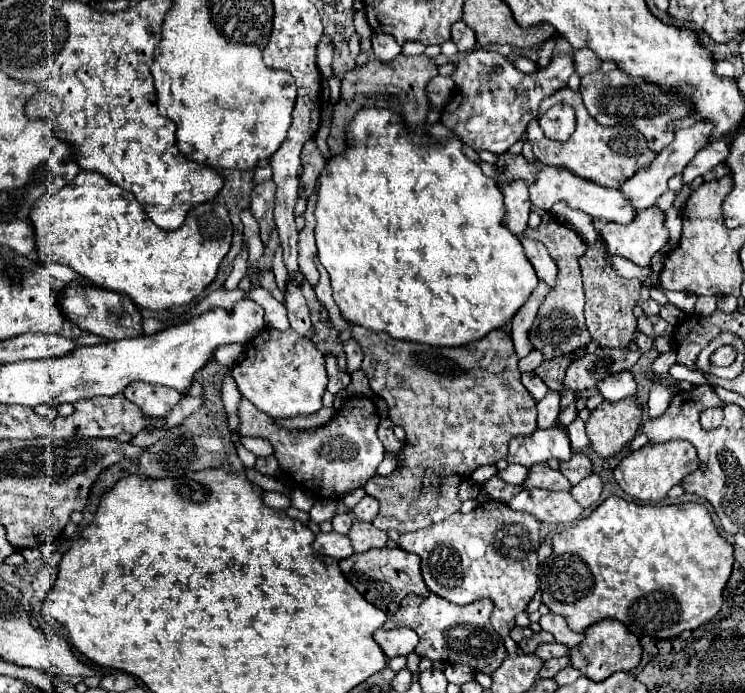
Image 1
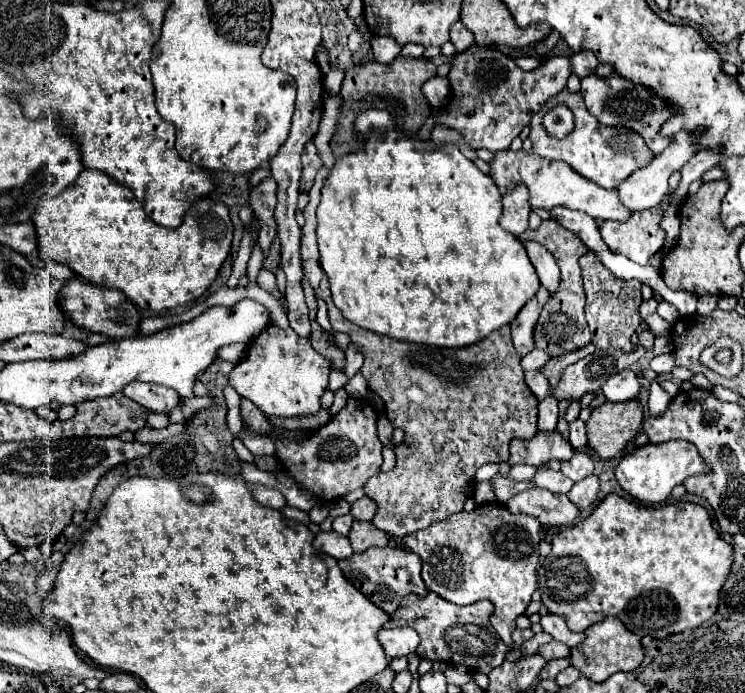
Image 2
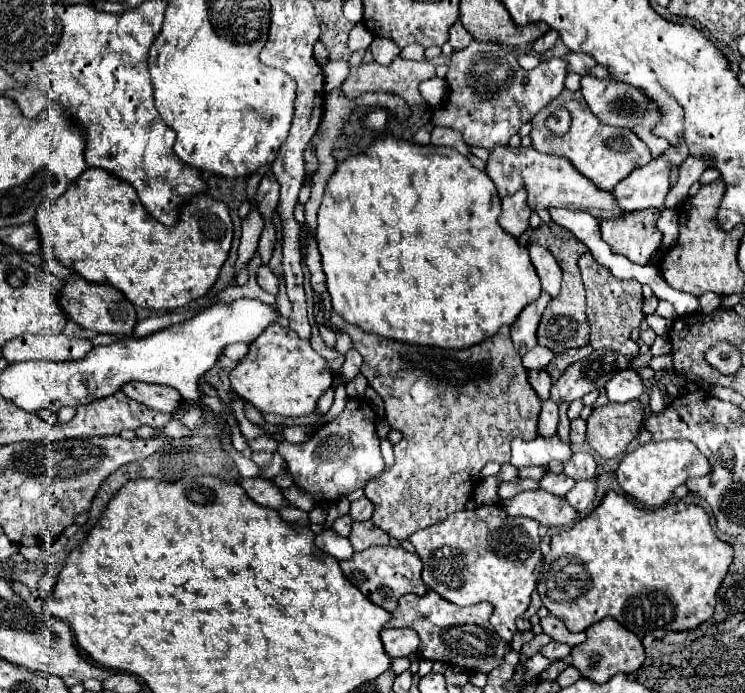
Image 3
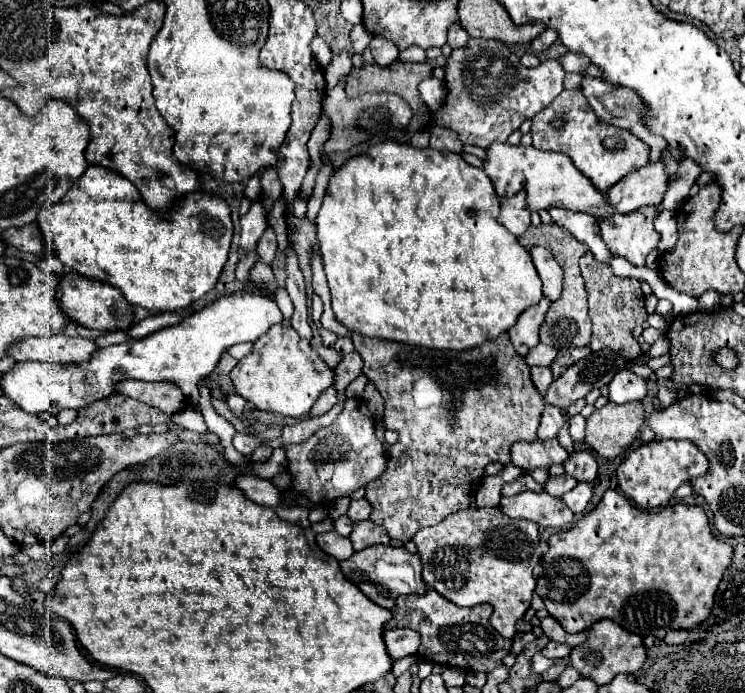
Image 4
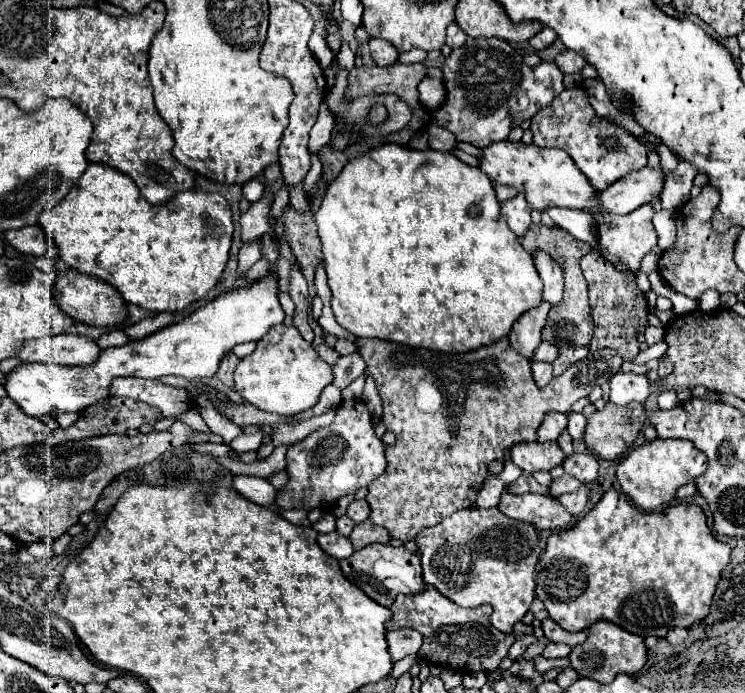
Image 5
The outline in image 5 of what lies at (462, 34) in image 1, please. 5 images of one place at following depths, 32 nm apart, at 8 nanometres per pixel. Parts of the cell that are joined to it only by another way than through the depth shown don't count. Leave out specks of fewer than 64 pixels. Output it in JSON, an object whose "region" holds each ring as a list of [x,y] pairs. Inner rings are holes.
{"region":[[[452,22],[450,26],[448,26],[448,34],[446,34],[446,44],[450,46],[450,48],[460,48],[460,44],[464,44],[466,42],[466,32],[462,30],[462,28],[458,28],[458,24],[456,22]]]}

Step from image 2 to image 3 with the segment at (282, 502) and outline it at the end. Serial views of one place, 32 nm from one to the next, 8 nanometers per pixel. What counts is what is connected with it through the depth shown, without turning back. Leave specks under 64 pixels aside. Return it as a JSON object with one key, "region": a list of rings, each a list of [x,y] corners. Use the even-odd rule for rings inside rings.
{"region":[[[240,480],[240,482],[244,484],[244,490],[252,496],[252,500],[260,502],[260,506],[268,506],[276,510],[284,504],[282,492],[268,480]]]}

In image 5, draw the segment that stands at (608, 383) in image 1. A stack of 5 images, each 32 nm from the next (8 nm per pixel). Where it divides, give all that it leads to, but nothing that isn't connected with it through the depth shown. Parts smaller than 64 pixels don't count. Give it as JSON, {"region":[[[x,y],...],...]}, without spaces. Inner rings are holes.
{"region":[[[618,372],[610,380],[610,402],[614,404],[630,404],[630,402],[644,402],[650,394],[646,376],[638,376],[634,372]]]}

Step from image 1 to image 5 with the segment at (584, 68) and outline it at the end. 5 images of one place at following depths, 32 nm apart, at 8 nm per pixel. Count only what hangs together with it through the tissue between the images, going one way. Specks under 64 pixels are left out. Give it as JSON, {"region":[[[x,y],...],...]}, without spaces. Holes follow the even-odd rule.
{"region":[[[566,50],[556,58],[556,64],[560,64],[560,70],[564,74],[578,74],[586,66],[586,60],[584,60],[584,56],[580,56],[572,50]]]}

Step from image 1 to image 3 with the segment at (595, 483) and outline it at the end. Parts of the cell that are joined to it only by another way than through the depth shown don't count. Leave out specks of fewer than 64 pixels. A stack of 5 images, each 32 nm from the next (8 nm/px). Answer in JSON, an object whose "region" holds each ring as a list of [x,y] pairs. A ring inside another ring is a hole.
{"region":[[[596,478],[576,482],[574,488],[566,494],[566,500],[568,500],[578,512],[584,512],[584,510],[588,508],[588,504],[594,500],[594,496],[596,496]]]}

